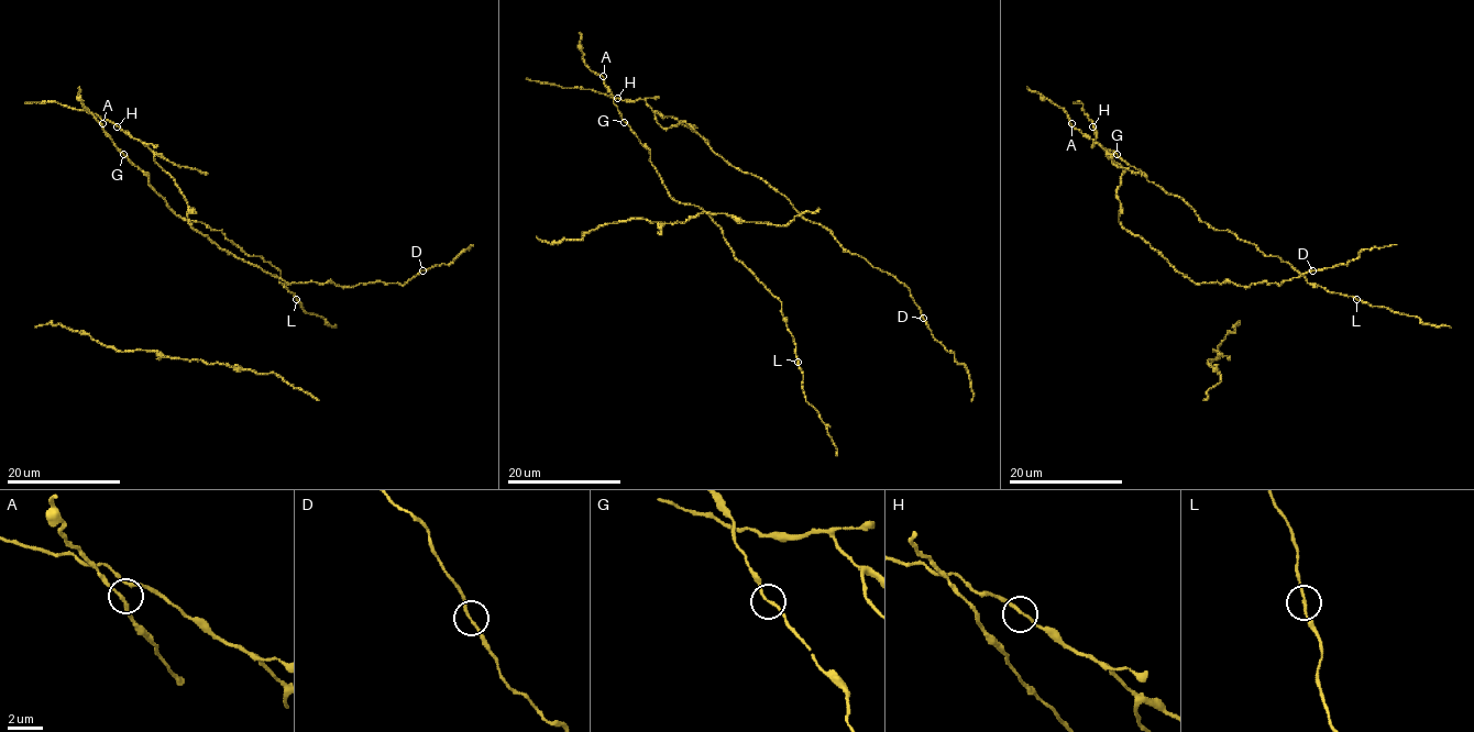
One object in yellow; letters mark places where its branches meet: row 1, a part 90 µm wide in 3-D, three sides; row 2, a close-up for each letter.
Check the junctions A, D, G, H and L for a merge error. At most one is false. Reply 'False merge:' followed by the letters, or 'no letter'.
False merge: no letter

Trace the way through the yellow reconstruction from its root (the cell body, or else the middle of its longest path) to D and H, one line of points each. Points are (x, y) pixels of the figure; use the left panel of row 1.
D: (155, 162), (184, 196), (191, 228), (287, 284), (403, 285), (421, 270)
H: (155, 162), (153, 153), (145, 143), (117, 126)

